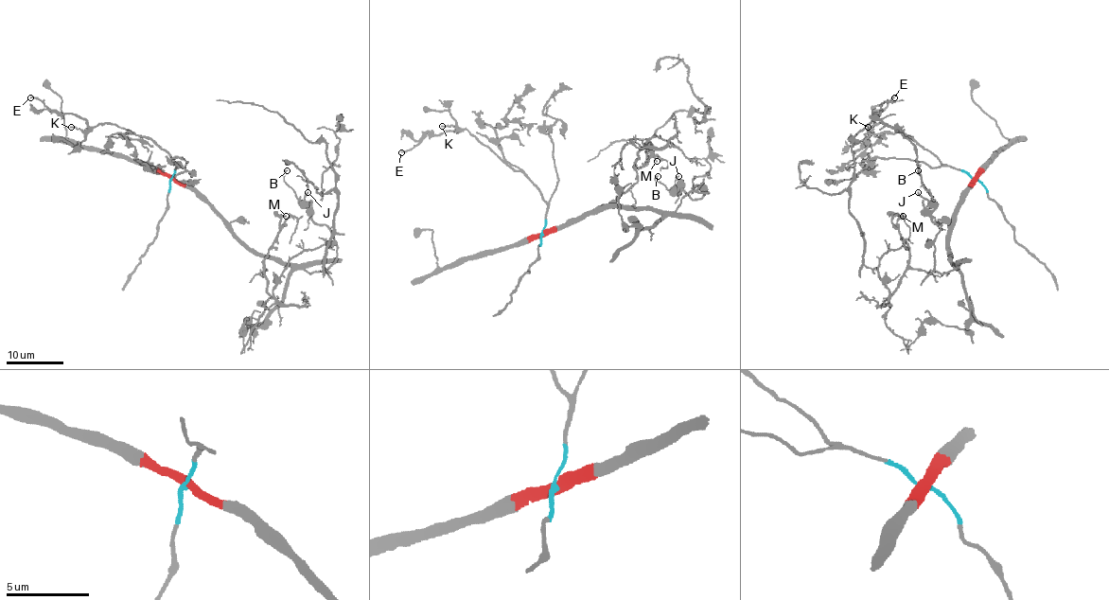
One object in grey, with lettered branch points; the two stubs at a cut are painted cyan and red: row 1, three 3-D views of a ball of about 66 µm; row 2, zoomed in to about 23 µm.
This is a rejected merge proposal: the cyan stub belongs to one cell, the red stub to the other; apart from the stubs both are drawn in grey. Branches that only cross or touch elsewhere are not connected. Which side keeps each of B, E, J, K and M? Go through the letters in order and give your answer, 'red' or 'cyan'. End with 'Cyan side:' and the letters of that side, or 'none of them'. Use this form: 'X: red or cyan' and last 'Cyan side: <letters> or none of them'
B: red
E: cyan
J: red
K: cyan
M: red
Cyan side: E, K

